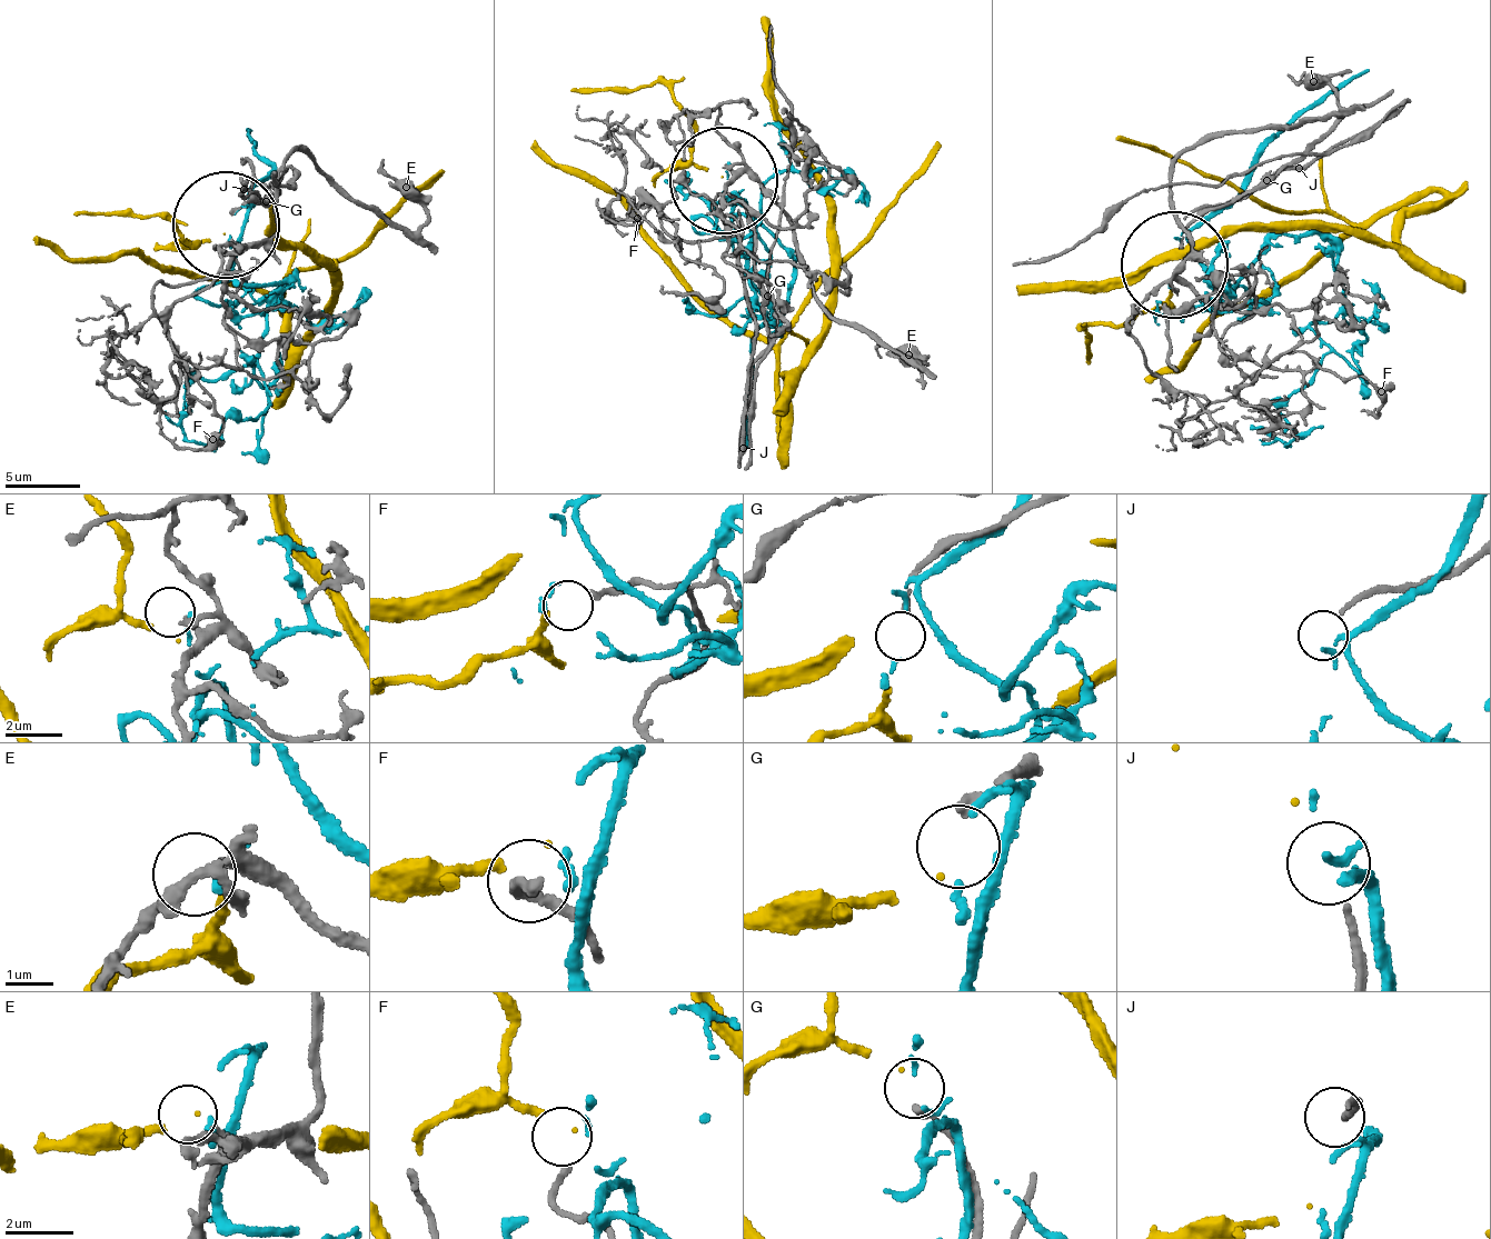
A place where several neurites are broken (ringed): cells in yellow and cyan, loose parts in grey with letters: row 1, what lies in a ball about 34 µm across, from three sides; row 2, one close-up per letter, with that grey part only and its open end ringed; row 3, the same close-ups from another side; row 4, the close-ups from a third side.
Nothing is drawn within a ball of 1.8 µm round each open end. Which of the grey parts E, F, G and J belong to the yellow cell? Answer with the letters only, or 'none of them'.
G

